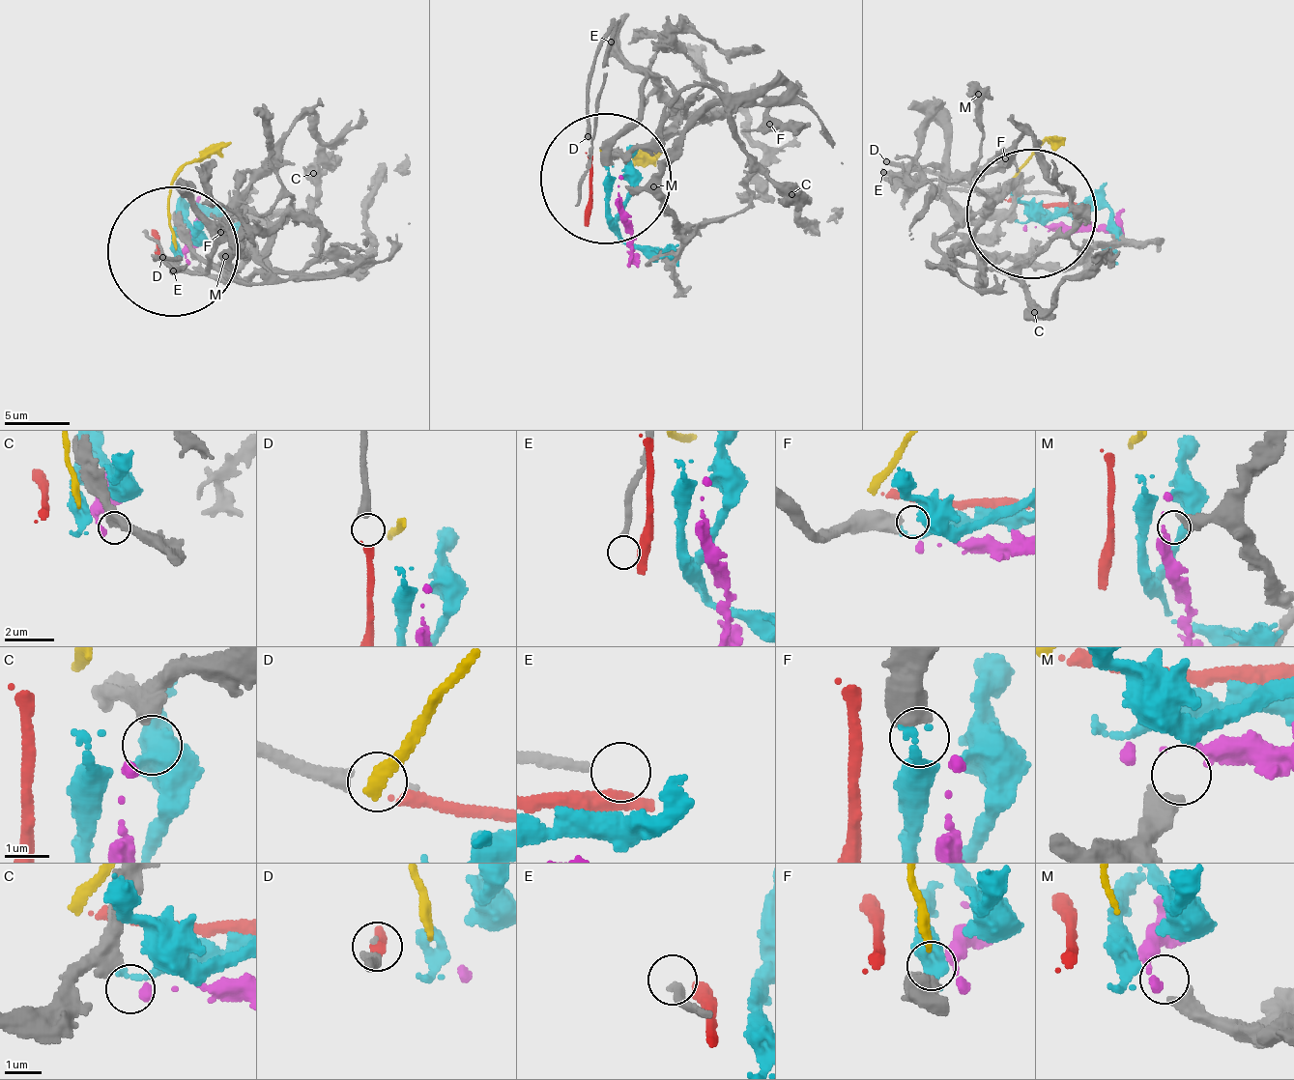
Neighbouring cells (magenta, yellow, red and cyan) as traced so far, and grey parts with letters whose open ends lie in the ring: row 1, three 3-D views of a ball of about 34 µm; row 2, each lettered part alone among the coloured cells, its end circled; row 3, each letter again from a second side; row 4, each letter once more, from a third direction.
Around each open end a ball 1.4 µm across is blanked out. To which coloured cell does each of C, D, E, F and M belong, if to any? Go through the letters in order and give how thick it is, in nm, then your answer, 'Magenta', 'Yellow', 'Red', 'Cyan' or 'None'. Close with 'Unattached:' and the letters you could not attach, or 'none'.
C: Thickness 320 nm. Magenta
D: Thickness 360 nm. Red
E: Thickness 240 nm. None
F: Thickness 650 nm. Cyan
M: Thickness 480 nm. None
Unattached: E, M

